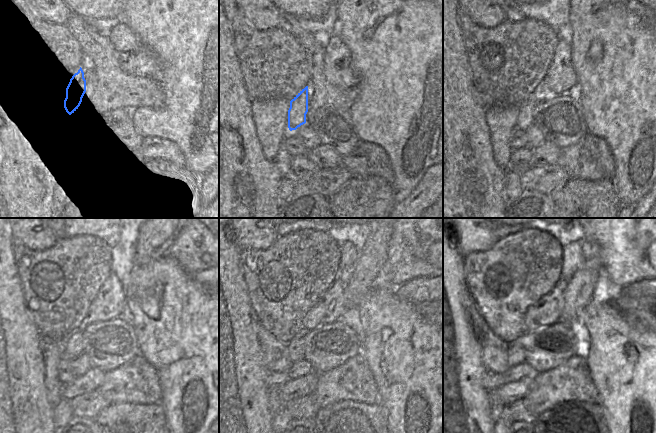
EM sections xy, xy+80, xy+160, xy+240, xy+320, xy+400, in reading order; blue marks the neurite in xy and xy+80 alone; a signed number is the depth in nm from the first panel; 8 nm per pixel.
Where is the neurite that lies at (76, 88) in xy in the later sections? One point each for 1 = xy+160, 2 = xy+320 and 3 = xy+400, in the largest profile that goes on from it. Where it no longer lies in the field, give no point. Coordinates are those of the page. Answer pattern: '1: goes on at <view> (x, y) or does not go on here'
1: goes on at xy+160 (524, 119)
2: goes on at xy+320 (295, 348)
3: goes on at xy+400 (516, 356)

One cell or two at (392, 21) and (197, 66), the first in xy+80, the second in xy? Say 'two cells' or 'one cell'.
one cell

